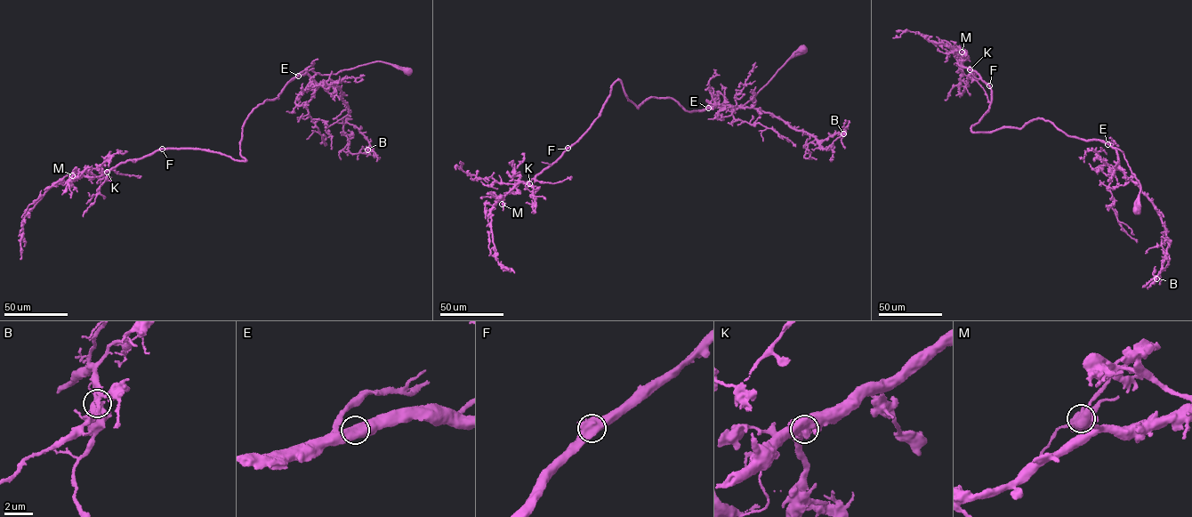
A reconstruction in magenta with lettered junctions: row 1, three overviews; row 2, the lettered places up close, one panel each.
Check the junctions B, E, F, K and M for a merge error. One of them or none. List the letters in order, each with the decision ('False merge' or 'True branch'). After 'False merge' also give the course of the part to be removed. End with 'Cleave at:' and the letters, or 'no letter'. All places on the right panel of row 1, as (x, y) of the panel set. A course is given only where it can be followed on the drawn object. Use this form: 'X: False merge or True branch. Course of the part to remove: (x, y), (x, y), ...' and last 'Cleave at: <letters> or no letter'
B: True branch
E: True branch
F: True branch
K: True branch
M: True branch
Cleave at: no letter

